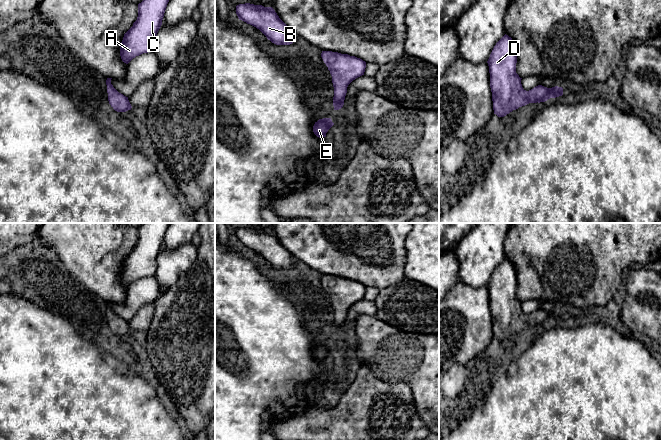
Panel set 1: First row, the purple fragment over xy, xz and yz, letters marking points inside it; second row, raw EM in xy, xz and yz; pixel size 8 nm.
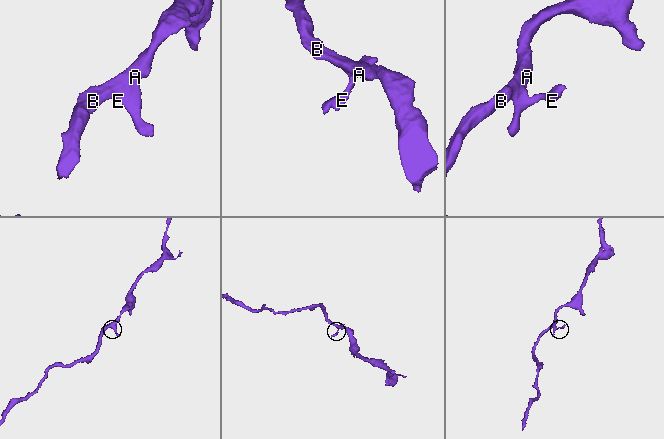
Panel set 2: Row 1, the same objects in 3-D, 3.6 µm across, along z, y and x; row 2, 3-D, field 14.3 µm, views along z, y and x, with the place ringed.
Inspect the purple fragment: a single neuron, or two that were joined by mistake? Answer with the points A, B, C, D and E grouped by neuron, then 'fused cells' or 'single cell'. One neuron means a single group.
A B C D E | single cell

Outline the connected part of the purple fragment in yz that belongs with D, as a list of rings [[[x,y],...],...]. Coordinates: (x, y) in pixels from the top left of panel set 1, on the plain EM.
[[[506,258],[494,270],[487,287],[493,334],[498,341],[529,327],[545,326],[563,319],[563,312],[558,310],[547,312],[538,309],[529,315],[523,313],[522,302],[516,297],[516,269]]]

